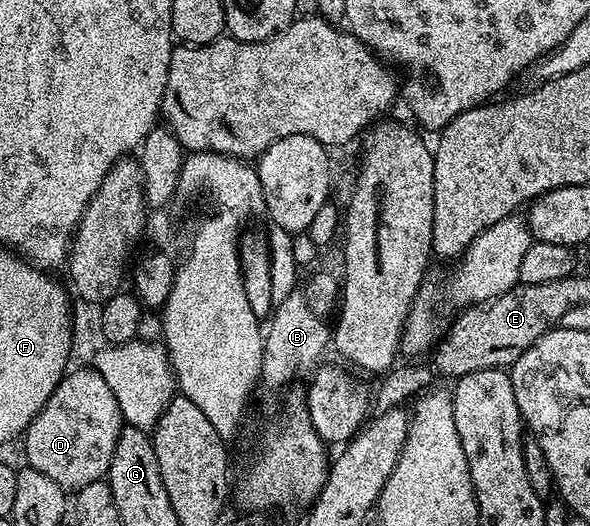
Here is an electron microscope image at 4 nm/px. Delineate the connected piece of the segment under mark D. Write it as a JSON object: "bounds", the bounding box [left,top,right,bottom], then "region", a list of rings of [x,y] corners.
{"bounds":[22,368,126,492],"region":[[[93,368],[74,370],[65,373],[58,388],[54,388],[50,400],[46,400],[42,412],[34,416],[34,420],[22,435],[24,454],[28,457],[27,465],[42,472],[42,476],[50,476],[50,480],[54,480],[54,484],[58,484],[66,492],[78,492],[86,484],[94,484],[107,475],[114,448],[118,448],[120,431],[126,425],[123,415],[120,414],[118,400],[114,398],[109,385],[99,372]]]}

